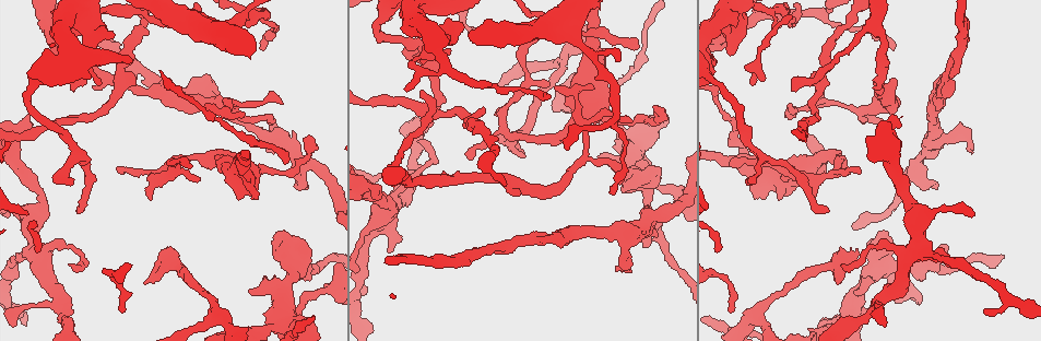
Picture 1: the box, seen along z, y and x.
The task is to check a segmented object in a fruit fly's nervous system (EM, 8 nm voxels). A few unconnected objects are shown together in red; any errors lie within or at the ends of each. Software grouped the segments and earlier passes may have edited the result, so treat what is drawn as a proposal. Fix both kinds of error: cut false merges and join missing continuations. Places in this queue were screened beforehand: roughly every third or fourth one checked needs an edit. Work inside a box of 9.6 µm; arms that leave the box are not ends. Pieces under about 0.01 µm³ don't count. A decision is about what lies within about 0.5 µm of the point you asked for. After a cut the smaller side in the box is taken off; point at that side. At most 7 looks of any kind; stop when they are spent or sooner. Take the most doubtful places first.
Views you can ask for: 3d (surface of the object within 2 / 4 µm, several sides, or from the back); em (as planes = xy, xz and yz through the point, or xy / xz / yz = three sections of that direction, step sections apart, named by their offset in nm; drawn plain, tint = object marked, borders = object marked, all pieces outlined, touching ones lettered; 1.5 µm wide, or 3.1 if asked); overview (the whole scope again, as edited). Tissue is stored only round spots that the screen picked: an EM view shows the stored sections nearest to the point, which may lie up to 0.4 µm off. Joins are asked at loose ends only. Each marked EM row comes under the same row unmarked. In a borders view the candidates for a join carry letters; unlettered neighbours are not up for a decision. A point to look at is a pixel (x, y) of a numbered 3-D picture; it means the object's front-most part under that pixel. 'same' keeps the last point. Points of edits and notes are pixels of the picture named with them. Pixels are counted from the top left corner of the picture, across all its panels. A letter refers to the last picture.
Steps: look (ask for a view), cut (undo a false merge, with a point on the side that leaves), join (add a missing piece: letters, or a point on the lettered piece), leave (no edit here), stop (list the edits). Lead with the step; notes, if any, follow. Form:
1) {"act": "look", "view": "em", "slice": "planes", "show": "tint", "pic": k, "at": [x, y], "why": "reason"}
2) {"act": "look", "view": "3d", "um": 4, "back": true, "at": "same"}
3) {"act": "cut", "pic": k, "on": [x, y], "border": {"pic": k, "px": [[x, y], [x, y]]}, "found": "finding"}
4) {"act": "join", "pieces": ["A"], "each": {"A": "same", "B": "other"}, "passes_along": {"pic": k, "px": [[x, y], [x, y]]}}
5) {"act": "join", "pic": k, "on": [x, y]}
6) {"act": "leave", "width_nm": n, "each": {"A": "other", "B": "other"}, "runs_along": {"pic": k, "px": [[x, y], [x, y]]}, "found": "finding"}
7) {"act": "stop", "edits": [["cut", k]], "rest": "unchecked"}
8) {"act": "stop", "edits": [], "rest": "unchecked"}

{"act": "look", "view": "em", "slice": "xy", "step": 8, "show": "tint", "pic": 1, "at": [825, 172], "why": "thick turns thin"}

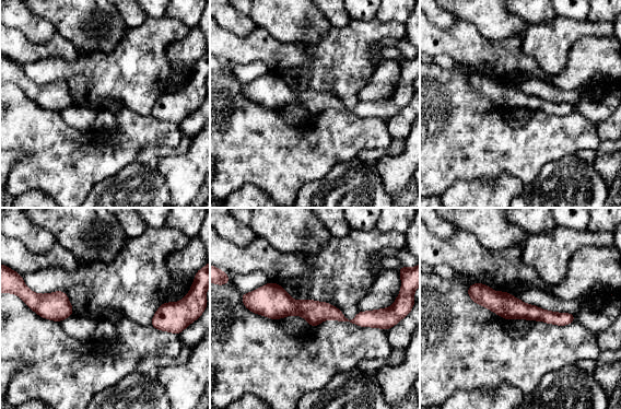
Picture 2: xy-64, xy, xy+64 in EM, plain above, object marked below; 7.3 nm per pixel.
{"act": "look", "view": "em", "slice": "planes", "show": "borders", "at": "same", "why": "cut it another way"}

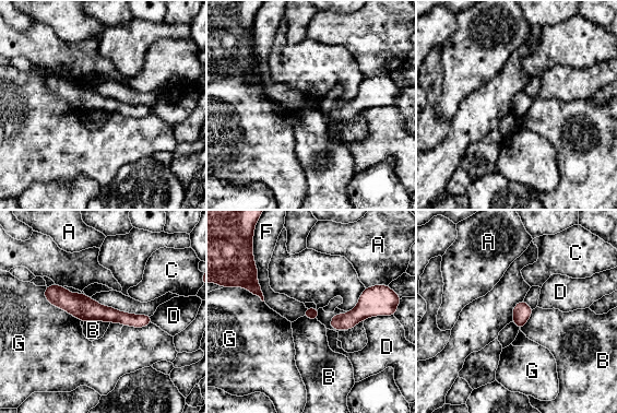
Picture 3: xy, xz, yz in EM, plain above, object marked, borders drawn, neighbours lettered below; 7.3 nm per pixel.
{"act": "leave", "each": {"A": "other", "B": "other", "C": "other", "D": "other", "F": "other", "G": "other"}, "border": {"pic": 3, "px": [[84, 321], [105, 320], [109, 323]]}, "found": "one neuron here"}

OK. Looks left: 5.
{"act": "look", "view": "em", "slice": "planes", "show": "tint", "pic": 1, "at": [653, 216], "why": "arms part here"}

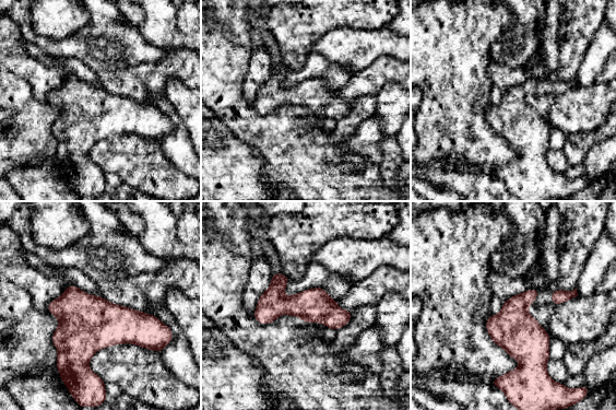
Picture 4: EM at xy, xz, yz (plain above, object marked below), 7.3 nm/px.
{"act": "look", "view": "em", "slice": "planes", "show": "borders", "at": "same", "why": "see the neighbours"}

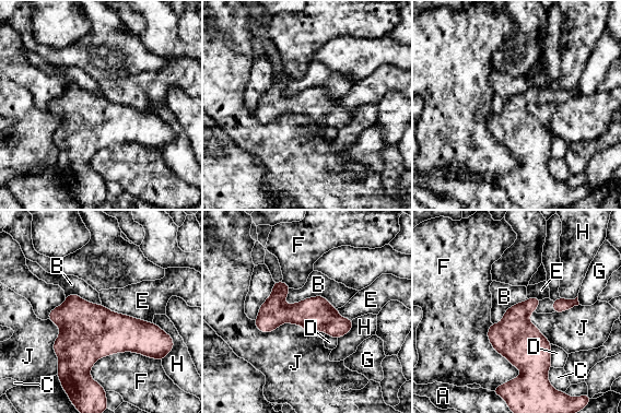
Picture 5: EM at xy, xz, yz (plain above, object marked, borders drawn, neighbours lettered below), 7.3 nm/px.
{"act": "leave", "each": {"A": "other", "B": "other", "C": "other", "D": "other", "E": "other", "F": "other", "G": "other", "H": "other", "J": "other"}, "runs_along": {"pic": 5, "px": [[349, 321], [272, 315], [258, 323]]}, "found": "continuous, no second neuron"}

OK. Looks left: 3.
{"act": "look", "view": "3d", "um": 2, "pic": 1, "at": [947, 246], "why": "an open end"}

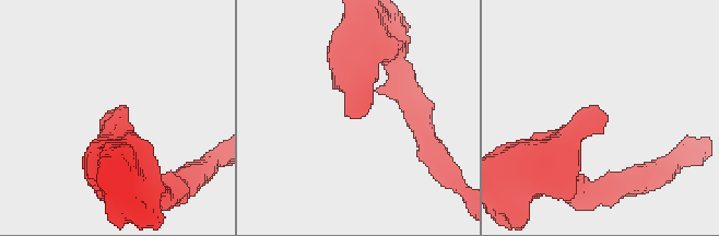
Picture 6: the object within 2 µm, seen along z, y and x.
{"act": "look", "view": "em", "slice": "xz", "step": 4, "show": "borders", "pic": 6, "at": [608, 119]}

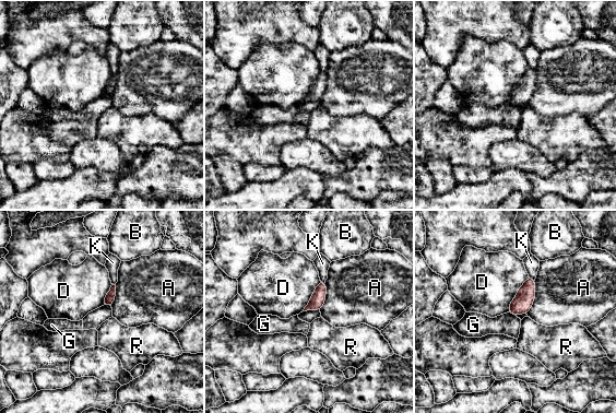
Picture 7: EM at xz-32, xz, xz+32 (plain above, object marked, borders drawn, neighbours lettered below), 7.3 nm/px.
{"act": "look", "view": "em", "slice": "yz", "step": 4, "show": "borders", "at": "same", "why": "another direction"}

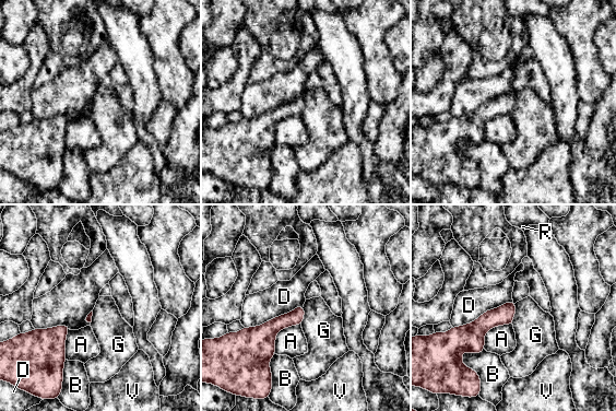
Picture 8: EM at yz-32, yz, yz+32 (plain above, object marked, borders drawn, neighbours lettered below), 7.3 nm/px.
{"act": "leave", "longest_contact_nm": ["D", 500], "each": {"A": "other", "B": "other", "D": "other", "G": "other", "R": "other", "V": "other"}, "border": {"pic": 8, "px": [[516, 303], [516, 313], [511, 324]]}, "found": "none of them fits"}

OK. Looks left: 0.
{"act": "stop", "edits": [], "rest": "unchecked"}

